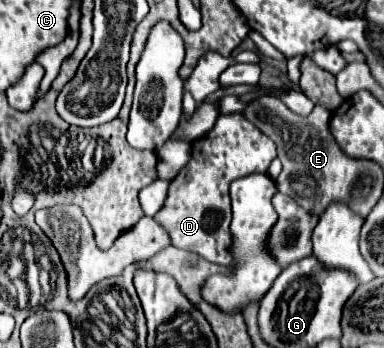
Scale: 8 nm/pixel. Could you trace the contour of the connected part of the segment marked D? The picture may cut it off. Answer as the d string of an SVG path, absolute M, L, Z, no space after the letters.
M239 112L221 114L215 128L193 142L191 160L177 178L171 180L163 208L153 216L155 222L167 230L175 248L195 252L213 264L231 266L229 184L249 172L265 172L275 156L275 142Z

